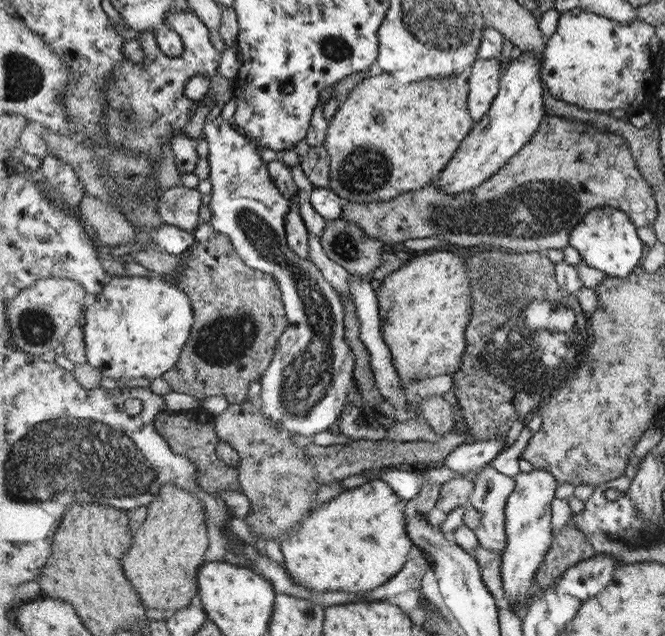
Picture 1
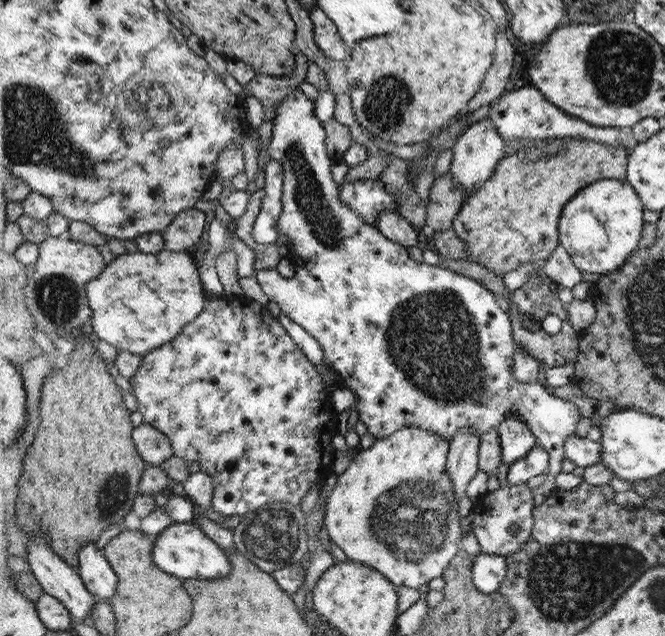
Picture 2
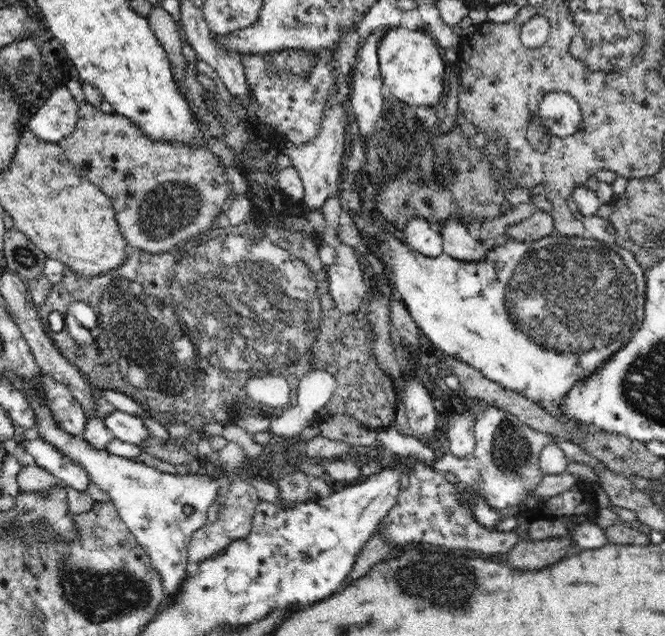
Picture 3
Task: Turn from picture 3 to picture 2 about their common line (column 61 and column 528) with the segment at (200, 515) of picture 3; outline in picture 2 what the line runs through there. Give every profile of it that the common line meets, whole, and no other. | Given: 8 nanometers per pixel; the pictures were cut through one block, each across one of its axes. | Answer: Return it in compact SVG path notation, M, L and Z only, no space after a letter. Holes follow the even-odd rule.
M508 413L506 419L502 419L497 433L500 437L501 462L509 466L524 457L537 439L516 413Z

